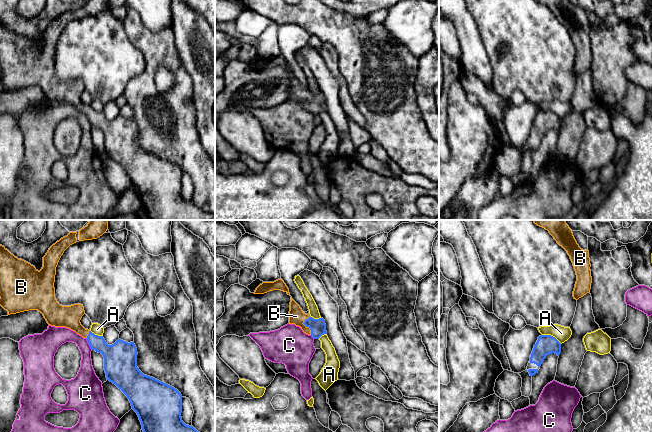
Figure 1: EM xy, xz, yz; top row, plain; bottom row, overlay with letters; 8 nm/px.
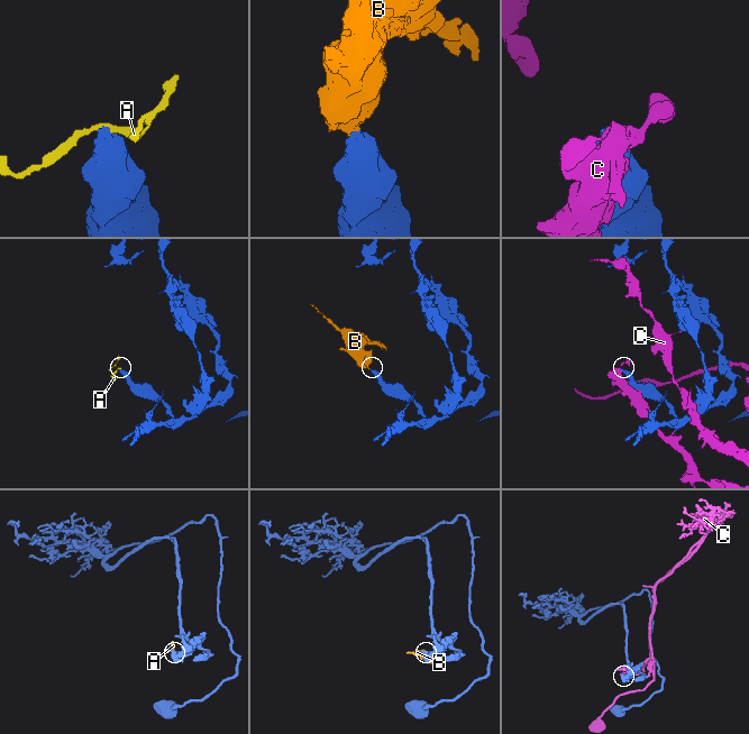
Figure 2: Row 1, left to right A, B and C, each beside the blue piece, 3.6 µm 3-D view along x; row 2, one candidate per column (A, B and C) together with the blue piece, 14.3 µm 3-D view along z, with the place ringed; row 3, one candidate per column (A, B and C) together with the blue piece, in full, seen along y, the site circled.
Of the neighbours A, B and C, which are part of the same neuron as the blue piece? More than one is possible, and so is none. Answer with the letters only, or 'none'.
B

